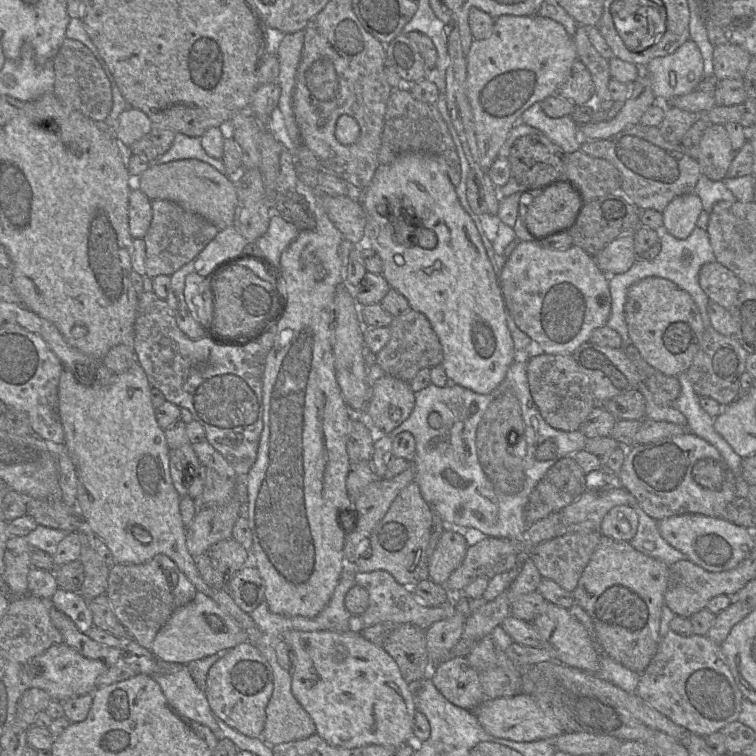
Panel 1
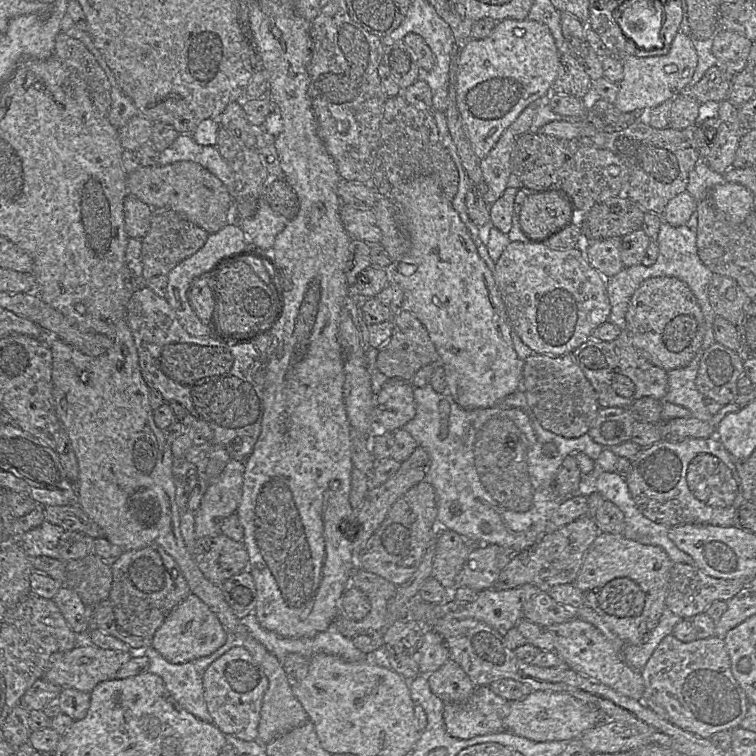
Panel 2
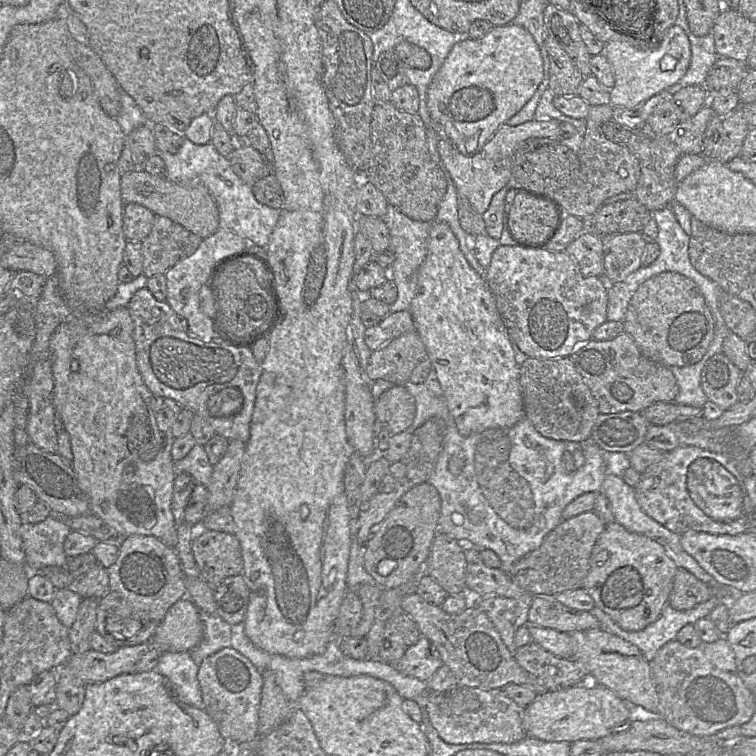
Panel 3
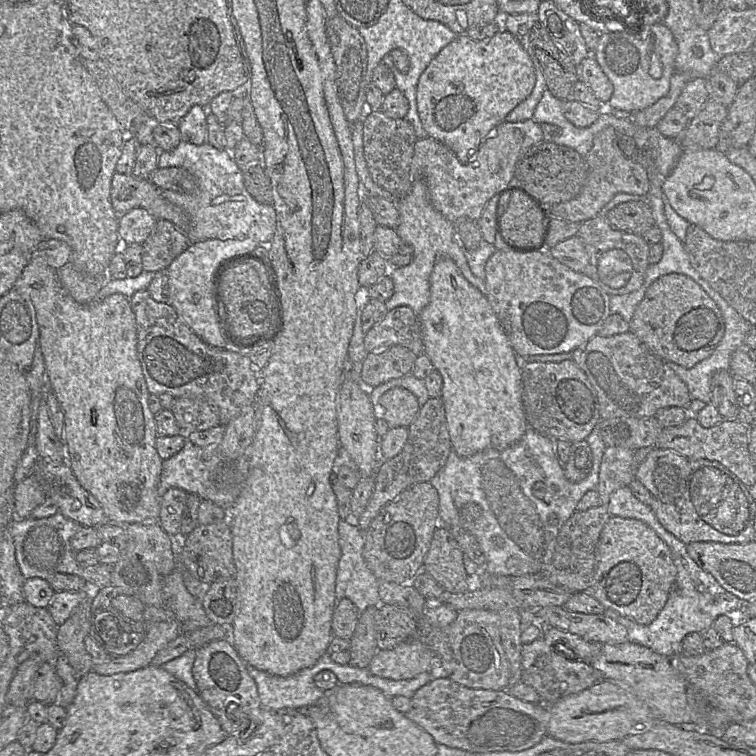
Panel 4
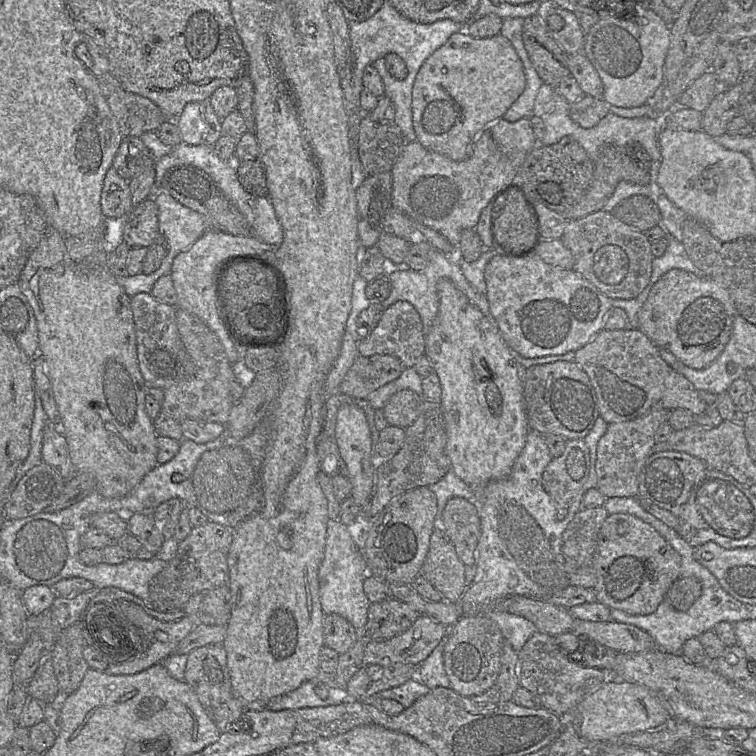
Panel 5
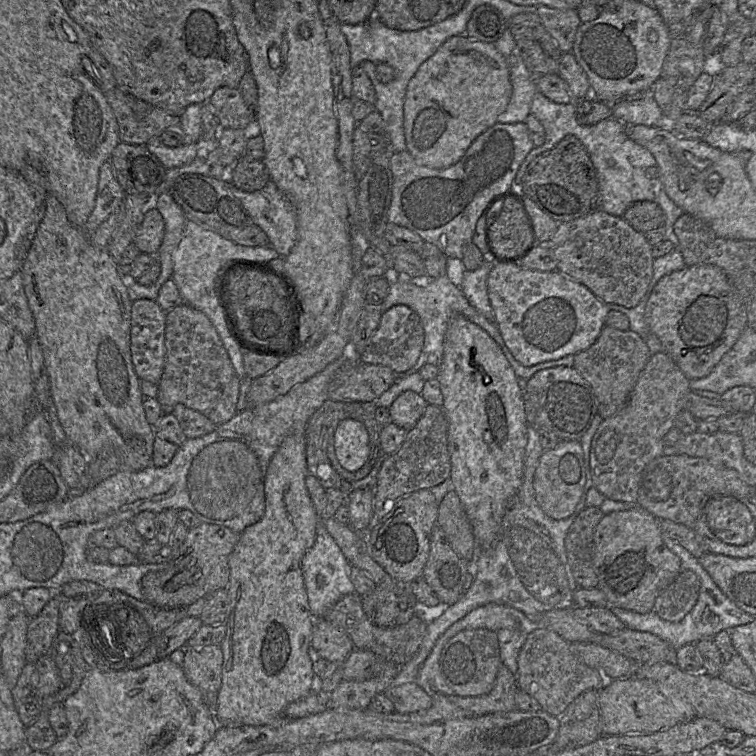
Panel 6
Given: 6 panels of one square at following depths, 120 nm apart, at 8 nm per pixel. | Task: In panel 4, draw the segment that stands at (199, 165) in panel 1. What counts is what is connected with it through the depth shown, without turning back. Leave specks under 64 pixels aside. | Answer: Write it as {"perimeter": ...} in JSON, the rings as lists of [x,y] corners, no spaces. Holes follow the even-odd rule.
{"perimeter":[[[113,174],[110,202],[117,216],[122,216],[133,208],[143,208],[156,220],[168,220],[182,231],[186,232],[189,225],[188,215],[163,198],[160,190],[150,180],[136,178],[132,174]]]}

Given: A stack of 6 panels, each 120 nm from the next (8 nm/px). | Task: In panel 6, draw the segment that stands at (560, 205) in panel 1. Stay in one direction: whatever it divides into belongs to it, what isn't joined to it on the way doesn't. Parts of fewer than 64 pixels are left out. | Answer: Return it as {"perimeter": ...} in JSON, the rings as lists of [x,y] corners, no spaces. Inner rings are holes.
{"perimeter":[[[510,192],[504,196],[499,215],[488,226],[487,243],[500,257],[518,257],[535,245],[532,223],[521,194]]]}

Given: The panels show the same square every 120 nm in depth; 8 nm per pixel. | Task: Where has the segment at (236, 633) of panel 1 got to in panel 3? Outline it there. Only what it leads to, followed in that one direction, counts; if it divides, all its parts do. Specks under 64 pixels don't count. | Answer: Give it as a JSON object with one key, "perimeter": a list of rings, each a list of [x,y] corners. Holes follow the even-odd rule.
{"perimeter":[[[184,597],[174,603],[158,625],[152,645],[162,651],[190,651],[203,637],[203,624],[197,606]]]}

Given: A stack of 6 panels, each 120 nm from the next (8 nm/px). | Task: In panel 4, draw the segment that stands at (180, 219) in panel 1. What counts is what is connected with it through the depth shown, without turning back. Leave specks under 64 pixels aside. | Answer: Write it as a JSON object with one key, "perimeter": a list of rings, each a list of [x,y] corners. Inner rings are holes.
{"perimeter":[[[156,220],[149,237],[142,243],[143,270],[165,272],[172,261],[191,245],[185,231],[172,222]]]}

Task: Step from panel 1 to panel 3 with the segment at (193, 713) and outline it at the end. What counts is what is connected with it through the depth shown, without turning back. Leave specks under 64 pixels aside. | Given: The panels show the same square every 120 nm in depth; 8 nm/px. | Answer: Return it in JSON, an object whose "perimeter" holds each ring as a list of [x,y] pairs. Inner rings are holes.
{"perimeter":[[[165,651],[153,670],[167,679],[171,691],[180,702],[204,709],[197,678],[198,667],[188,651]]]}

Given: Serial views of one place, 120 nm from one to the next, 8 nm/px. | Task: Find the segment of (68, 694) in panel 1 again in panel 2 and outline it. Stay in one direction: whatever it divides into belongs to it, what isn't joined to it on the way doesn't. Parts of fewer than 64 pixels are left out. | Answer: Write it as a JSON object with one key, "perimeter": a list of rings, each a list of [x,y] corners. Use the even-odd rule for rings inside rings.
{"perimeter":[[[81,641],[69,651],[53,653],[49,658],[43,678],[61,689],[73,688],[90,693],[98,683],[115,679],[116,673],[130,659],[132,653],[132,651],[106,650],[87,641]]]}

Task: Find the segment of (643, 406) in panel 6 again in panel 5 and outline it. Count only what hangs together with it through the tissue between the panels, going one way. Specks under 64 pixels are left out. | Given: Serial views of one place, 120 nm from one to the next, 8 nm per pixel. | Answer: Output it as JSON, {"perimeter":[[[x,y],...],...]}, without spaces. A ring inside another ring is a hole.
{"perimeter":[[[653,405],[645,415],[629,420],[608,424],[605,434],[597,445],[596,488],[607,498],[638,497],[639,475],[652,454],[655,434],[661,424],[667,422],[668,413],[661,405]]]}

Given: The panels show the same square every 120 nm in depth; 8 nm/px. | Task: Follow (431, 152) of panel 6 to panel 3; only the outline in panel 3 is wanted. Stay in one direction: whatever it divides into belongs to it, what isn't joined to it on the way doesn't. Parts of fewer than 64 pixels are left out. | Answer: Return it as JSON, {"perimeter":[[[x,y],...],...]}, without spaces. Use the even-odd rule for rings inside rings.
{"perimeter":[[[510,23],[495,26],[479,39],[459,38],[427,90],[427,108],[431,119],[443,128],[448,138],[466,156],[478,153],[498,128],[515,115],[533,96],[544,79],[544,63],[533,36],[525,28]]]}

